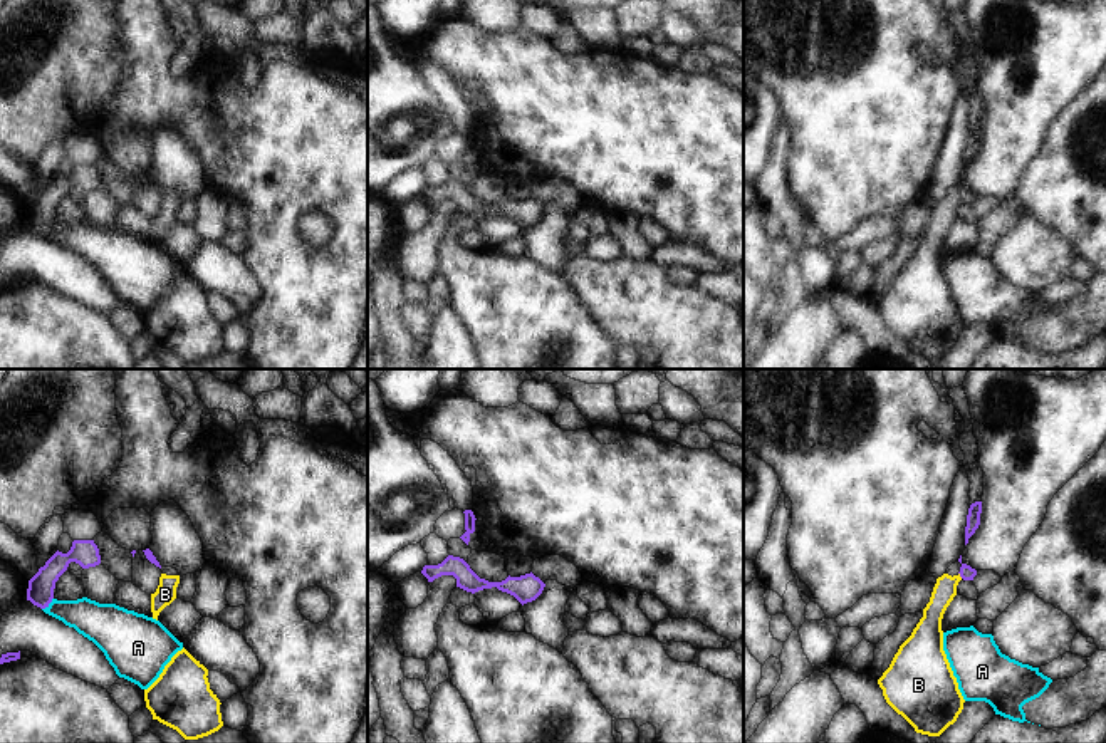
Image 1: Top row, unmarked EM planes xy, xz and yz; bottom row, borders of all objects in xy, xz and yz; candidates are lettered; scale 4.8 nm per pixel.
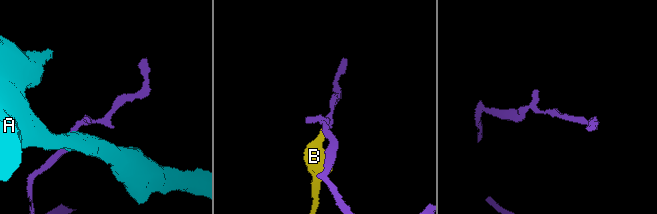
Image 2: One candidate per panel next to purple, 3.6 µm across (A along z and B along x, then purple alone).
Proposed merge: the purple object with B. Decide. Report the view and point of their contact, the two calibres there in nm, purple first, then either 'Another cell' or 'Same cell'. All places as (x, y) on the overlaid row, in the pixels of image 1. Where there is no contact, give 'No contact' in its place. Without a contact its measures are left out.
Touches purple at yz (960, 576). Thickness 70 nm (purple) against 110 nm. Another cell.

